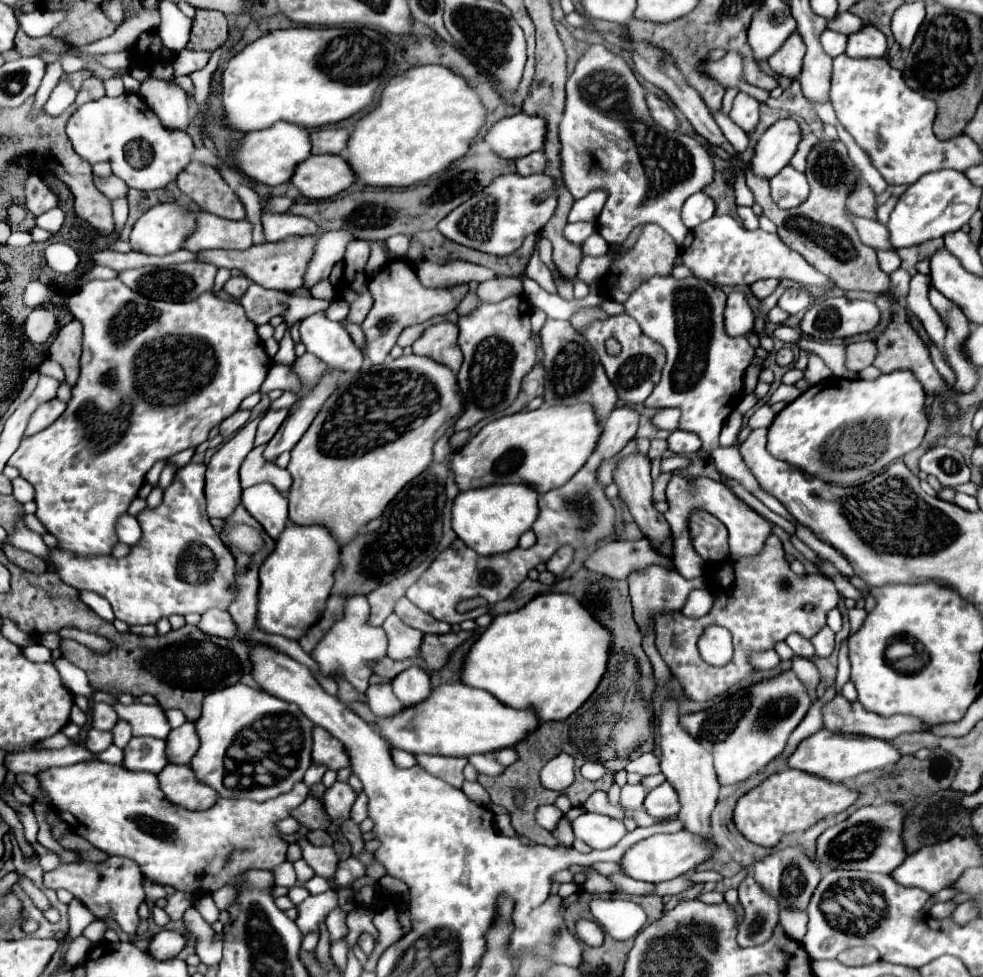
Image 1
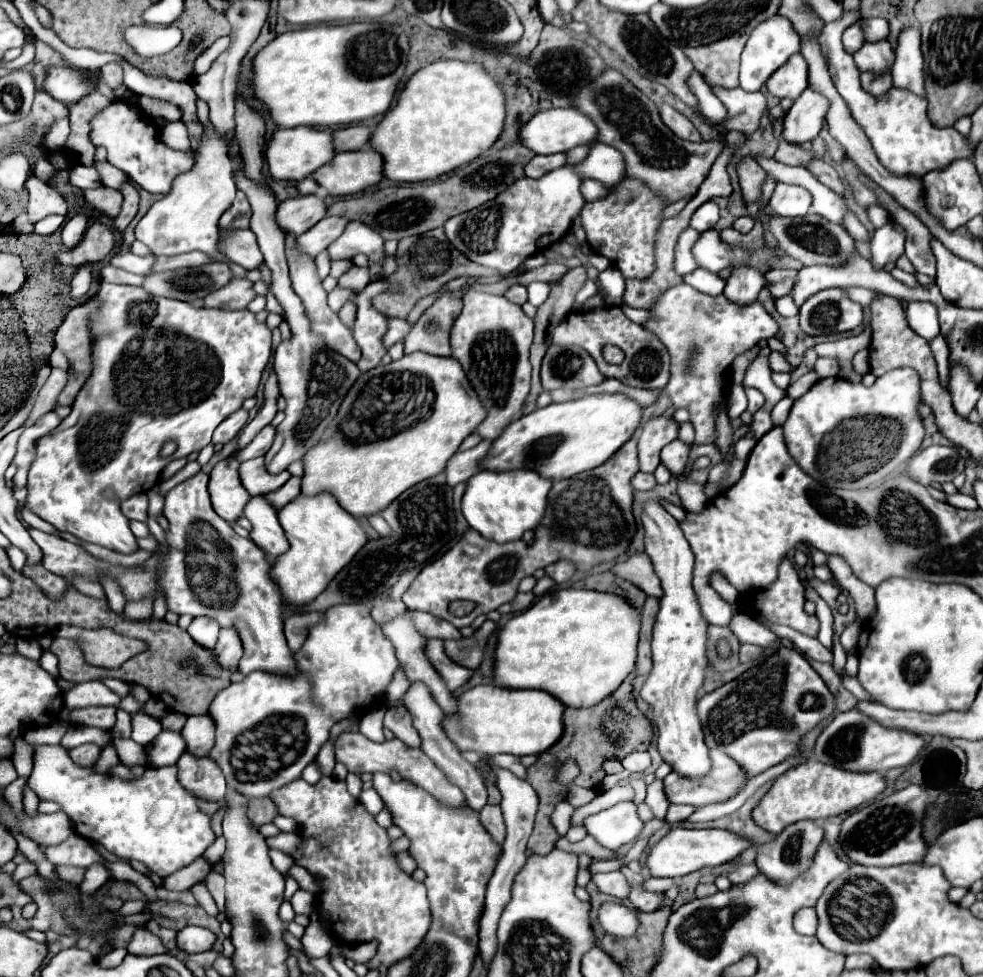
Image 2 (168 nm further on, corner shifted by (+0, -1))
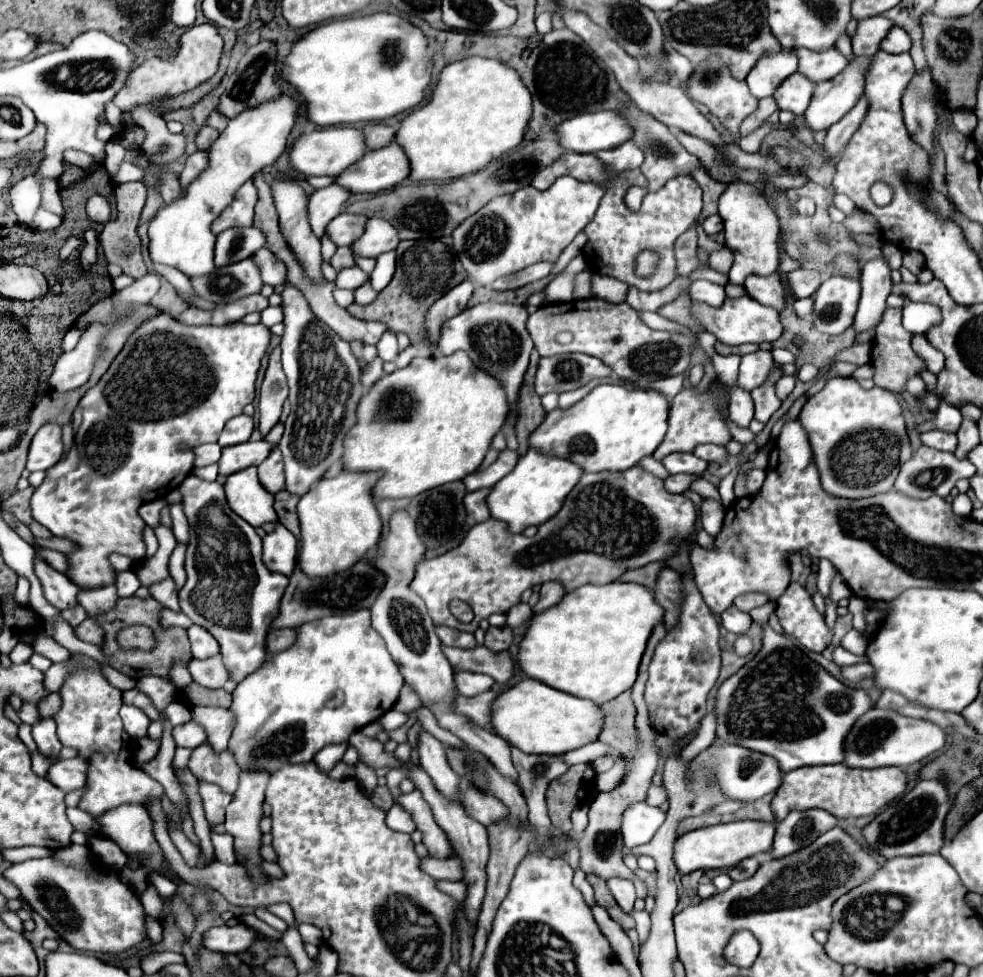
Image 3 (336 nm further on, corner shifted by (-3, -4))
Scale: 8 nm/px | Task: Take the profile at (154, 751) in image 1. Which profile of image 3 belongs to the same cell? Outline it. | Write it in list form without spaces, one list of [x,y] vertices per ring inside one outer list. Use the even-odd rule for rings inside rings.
[[[188,721],[184,725],[174,727],[172,737],[176,741],[176,747],[186,747],[186,749],[194,749],[206,741],[204,729],[200,725],[196,725],[194,721]]]

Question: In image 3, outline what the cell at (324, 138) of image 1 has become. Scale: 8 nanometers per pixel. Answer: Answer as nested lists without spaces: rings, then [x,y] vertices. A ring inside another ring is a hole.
[[[368,123],[364,125],[364,139],[366,139],[366,147],[368,149],[380,149],[386,147],[388,143],[392,143],[394,139],[394,129],[380,125],[380,123]]]

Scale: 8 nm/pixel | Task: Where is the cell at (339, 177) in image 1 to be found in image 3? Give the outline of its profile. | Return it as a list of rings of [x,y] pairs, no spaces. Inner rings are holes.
[[[390,143],[384,149],[366,151],[348,171],[342,171],[334,183],[350,193],[378,193],[402,183],[408,177],[408,159],[400,145]]]

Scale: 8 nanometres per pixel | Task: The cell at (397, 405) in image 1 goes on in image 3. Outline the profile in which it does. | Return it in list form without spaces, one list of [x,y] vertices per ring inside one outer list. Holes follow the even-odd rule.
[[[456,351],[456,355],[448,357],[416,357],[404,369],[396,369],[394,373],[380,377],[360,399],[356,423],[344,437],[342,467],[344,471],[354,473],[382,473],[372,487],[372,497],[376,501],[416,497],[422,491],[458,481],[476,471],[506,415],[508,405],[504,389],[496,379],[474,367],[464,351]]]

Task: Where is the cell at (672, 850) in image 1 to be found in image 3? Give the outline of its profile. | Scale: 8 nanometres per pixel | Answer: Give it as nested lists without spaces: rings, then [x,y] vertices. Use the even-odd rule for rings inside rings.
[[[736,821],[726,825],[712,825],[704,829],[696,829],[684,833],[674,843],[674,863],[682,875],[698,871],[698,869],[724,869],[734,867],[746,857],[754,857],[756,853],[764,853],[772,849],[774,839],[774,823],[762,821]]]

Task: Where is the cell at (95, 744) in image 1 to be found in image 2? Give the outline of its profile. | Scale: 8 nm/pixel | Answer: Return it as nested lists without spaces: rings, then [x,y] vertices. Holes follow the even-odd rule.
[[[83,744],[83,746],[79,746],[79,748],[69,750],[71,760],[73,760],[77,766],[81,766],[81,768],[91,768],[91,766],[97,762],[99,754],[101,754],[101,748],[95,746],[95,744]]]

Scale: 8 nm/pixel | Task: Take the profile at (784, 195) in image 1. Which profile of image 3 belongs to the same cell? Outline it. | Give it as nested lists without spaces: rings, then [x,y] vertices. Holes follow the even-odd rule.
[[[798,197],[798,201],[794,203],[794,209],[800,215],[814,215],[814,201],[810,197]]]

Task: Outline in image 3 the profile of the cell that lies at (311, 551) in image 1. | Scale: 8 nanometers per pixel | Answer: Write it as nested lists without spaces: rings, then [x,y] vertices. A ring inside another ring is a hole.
[[[340,473],[334,479],[322,479],[296,505],[300,521],[300,555],[298,567],[308,577],[334,575],[358,563],[380,539],[380,519],[370,495],[372,485],[380,475]]]

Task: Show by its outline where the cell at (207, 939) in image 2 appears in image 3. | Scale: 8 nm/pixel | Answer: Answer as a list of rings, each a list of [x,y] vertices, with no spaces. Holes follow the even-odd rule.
[[[234,925],[234,927],[212,927],[204,933],[202,947],[218,953],[240,953],[246,951],[256,939],[256,931],[246,925]]]

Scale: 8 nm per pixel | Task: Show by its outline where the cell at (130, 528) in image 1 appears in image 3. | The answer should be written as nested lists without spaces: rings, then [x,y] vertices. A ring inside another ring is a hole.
[[[144,527],[144,531],[142,531],[142,537],[144,537],[144,543],[146,543],[146,547],[148,547],[148,557],[152,557],[154,553],[156,553],[156,549],[158,549],[158,539],[156,539],[156,535],[154,535],[154,529],[152,527]]]

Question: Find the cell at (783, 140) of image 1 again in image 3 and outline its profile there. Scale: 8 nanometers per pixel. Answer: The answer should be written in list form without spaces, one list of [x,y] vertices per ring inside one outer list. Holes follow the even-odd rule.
[[[854,57],[852,63],[834,79],[820,81],[814,87],[812,101],[804,113],[806,125],[812,131],[826,131],[848,113],[864,93],[864,73],[870,57]]]

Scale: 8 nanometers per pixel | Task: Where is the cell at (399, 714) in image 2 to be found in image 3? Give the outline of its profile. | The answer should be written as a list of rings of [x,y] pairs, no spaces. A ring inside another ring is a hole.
[[[420,731],[416,751],[418,751],[420,767],[432,777],[436,789],[450,799],[458,799],[460,777],[448,765],[444,745],[436,737],[432,737],[428,731]]]

